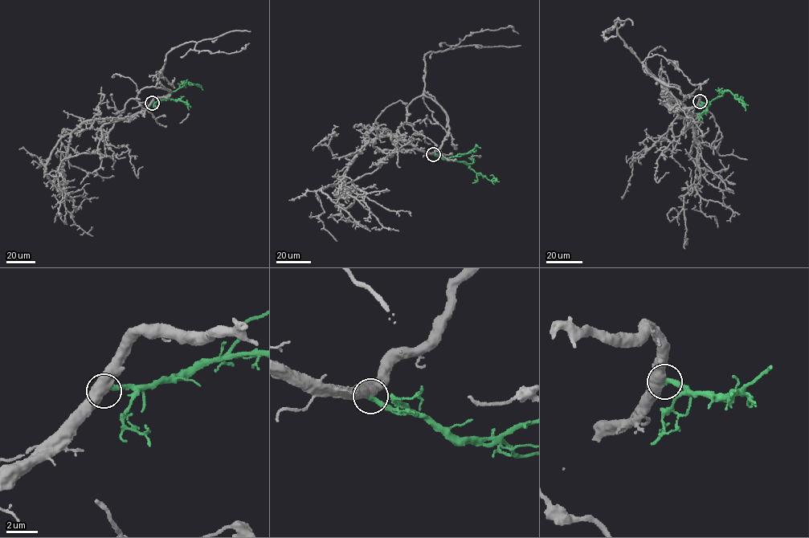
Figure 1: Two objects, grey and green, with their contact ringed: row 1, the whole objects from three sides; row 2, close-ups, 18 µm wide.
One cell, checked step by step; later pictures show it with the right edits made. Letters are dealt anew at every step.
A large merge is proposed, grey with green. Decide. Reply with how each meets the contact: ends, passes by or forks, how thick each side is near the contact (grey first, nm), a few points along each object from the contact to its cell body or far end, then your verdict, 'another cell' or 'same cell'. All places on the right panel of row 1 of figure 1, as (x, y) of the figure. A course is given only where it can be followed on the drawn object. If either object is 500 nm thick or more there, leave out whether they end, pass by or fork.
calibres 550 and 320 nm; course grey (700, 101), (644, 69), (688, 110), (684, 128), (703, 112), (712, 115), (721, 138), (711, 148), (701, 143); course green (700, 101), (708, 103), (729, 91), (735, 99), (745, 103), (745, 111); same cell

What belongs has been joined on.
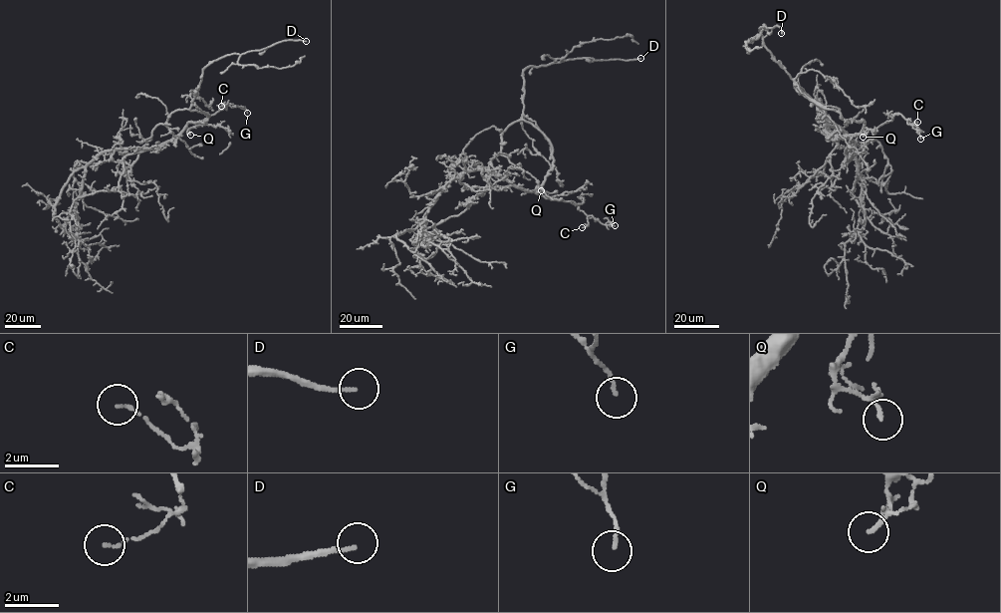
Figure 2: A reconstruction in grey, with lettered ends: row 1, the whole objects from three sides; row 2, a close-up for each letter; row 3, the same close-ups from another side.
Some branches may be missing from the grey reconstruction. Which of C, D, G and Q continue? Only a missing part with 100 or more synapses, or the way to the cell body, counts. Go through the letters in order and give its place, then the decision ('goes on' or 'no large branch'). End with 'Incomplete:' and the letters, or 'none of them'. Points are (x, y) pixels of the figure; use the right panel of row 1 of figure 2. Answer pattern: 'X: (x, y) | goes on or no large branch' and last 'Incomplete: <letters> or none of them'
C: (917, 122) | no large branch
D: (781, 33) | goes on
G: (920, 139) | no large branch
Q: (863, 137) | no large branch
Incomplete: D

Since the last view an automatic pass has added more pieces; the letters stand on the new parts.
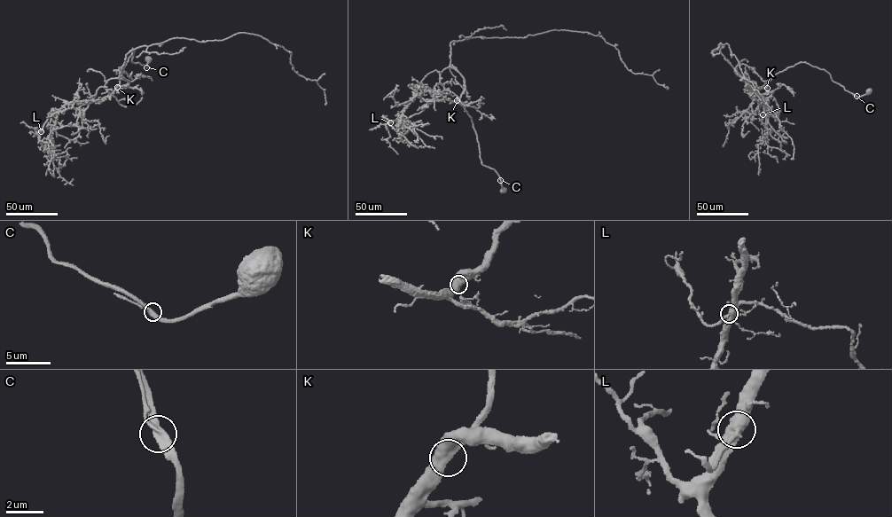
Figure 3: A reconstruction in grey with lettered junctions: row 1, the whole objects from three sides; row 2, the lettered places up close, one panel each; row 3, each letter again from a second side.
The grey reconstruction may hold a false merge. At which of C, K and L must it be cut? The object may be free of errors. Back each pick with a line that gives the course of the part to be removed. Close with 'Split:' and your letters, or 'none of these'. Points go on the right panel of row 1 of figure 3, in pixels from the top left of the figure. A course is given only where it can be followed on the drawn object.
Split: none of these

